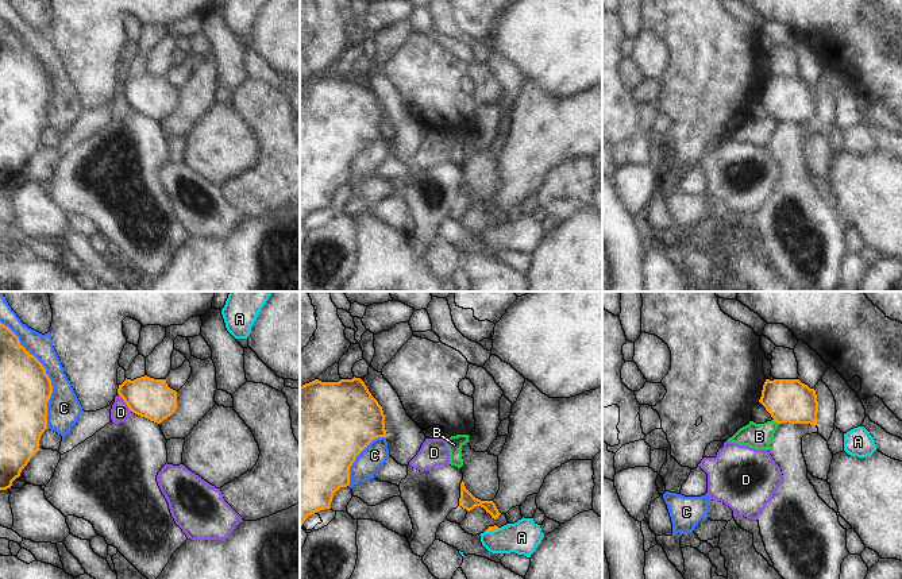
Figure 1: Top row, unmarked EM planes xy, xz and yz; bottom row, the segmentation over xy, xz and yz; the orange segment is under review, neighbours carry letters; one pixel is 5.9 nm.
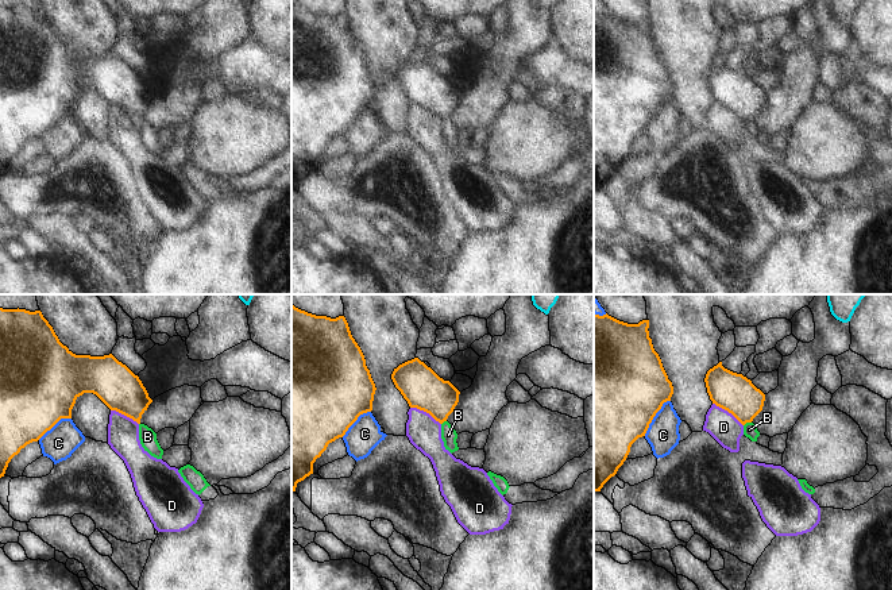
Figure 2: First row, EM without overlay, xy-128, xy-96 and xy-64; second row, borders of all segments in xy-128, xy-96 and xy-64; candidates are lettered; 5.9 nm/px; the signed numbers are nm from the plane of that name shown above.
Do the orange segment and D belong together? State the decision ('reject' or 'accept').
reject

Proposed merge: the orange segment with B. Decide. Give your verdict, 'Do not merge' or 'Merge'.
Do not merge.

